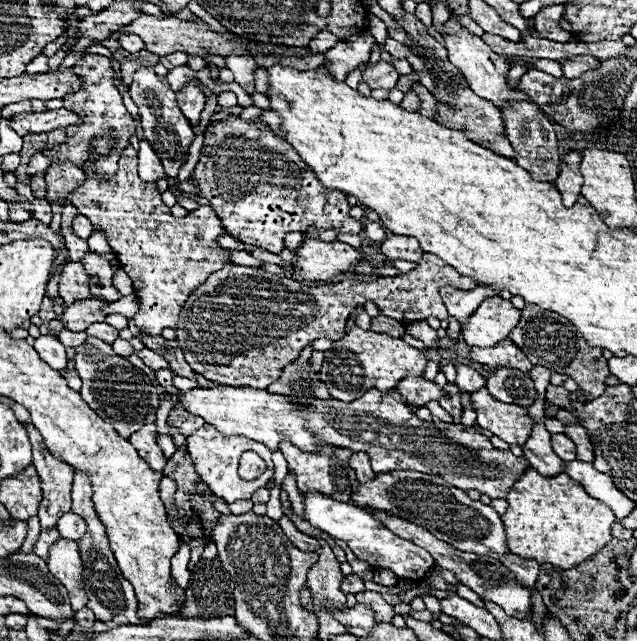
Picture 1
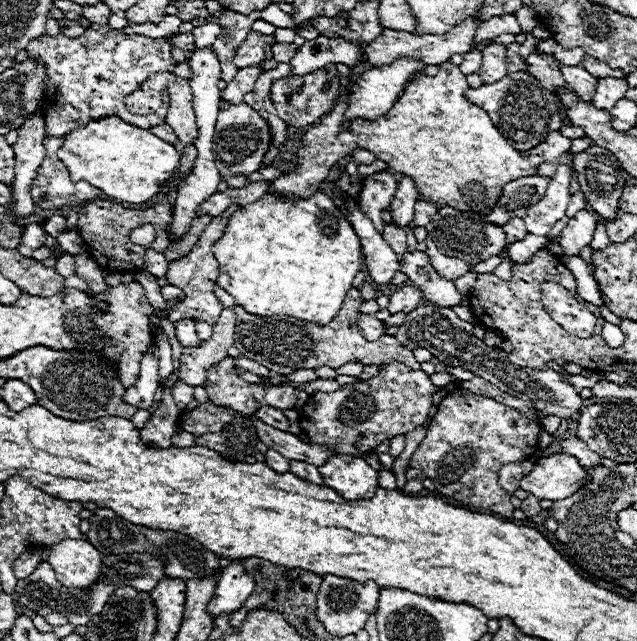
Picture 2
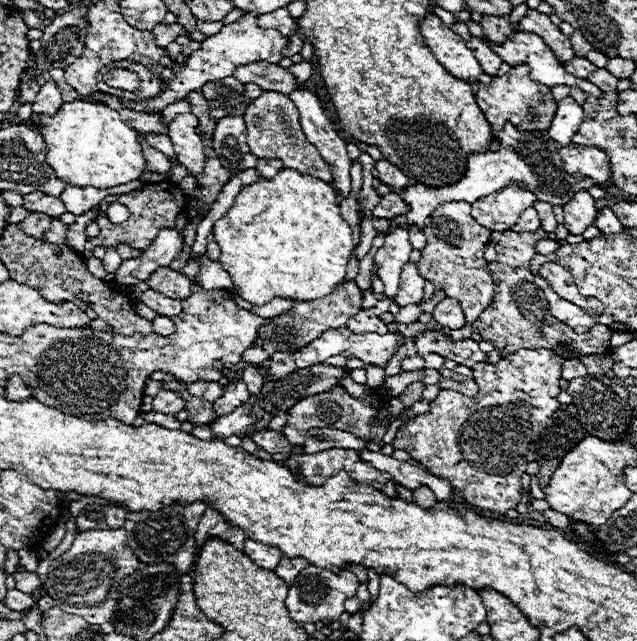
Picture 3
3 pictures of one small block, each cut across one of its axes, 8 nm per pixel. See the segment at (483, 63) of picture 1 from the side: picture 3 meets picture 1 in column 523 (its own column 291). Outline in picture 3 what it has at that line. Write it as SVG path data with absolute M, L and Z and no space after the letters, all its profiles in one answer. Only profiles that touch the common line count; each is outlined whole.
M296 88L292 94L288 94L290 100L296 104L300 112L300 124L304 130L304 136L318 148L320 156L332 164L334 172L334 190L346 198L350 192L350 166L352 160L348 158L346 144L338 136L336 130L332 130L332 124L328 122L324 108L320 106L318 96L312 90Z

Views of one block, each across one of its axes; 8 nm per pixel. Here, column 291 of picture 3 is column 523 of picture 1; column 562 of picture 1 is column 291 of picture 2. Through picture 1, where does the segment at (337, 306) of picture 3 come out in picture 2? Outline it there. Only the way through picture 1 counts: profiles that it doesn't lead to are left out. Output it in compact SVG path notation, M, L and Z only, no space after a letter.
M352 288L350 294L346 296L338 316L326 326L318 326L312 322L296 320L292 316L252 316L244 312L240 306L234 306L236 314L236 334L234 334L234 346L240 350L242 356L266 366L268 370L274 370L278 374L292 374L294 370L300 368L318 368L318 366L328 366L328 368L340 368L350 360L358 360L364 366L366 364L386 364L386 360L400 360L408 364L414 370L420 370L420 362L416 362L414 354L400 346L398 340L390 334L384 334L378 342L368 342L362 338L358 330L358 310L364 300L360 298L358 288Z

